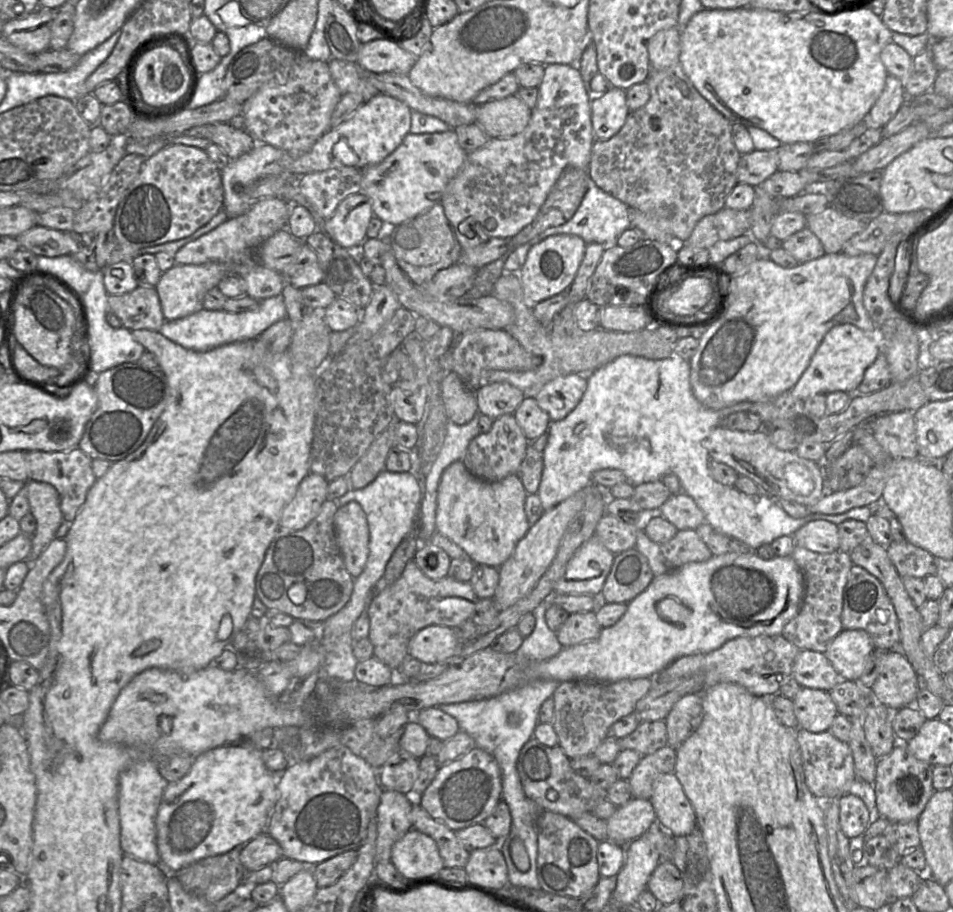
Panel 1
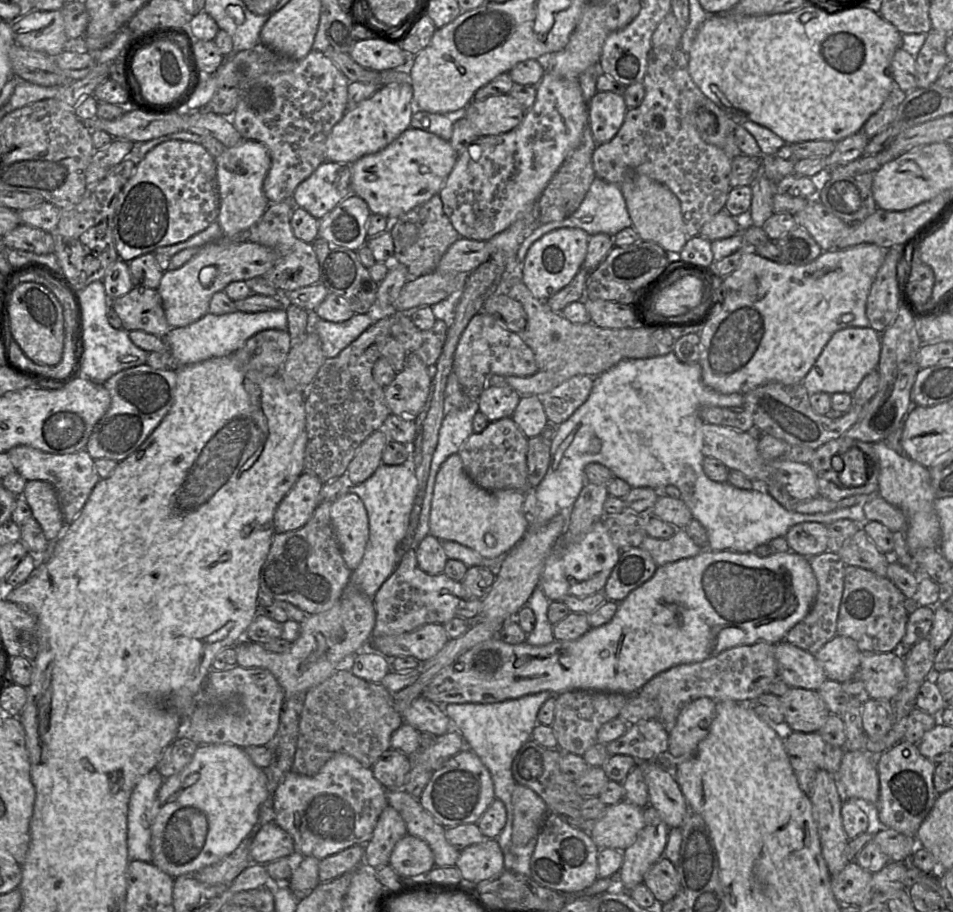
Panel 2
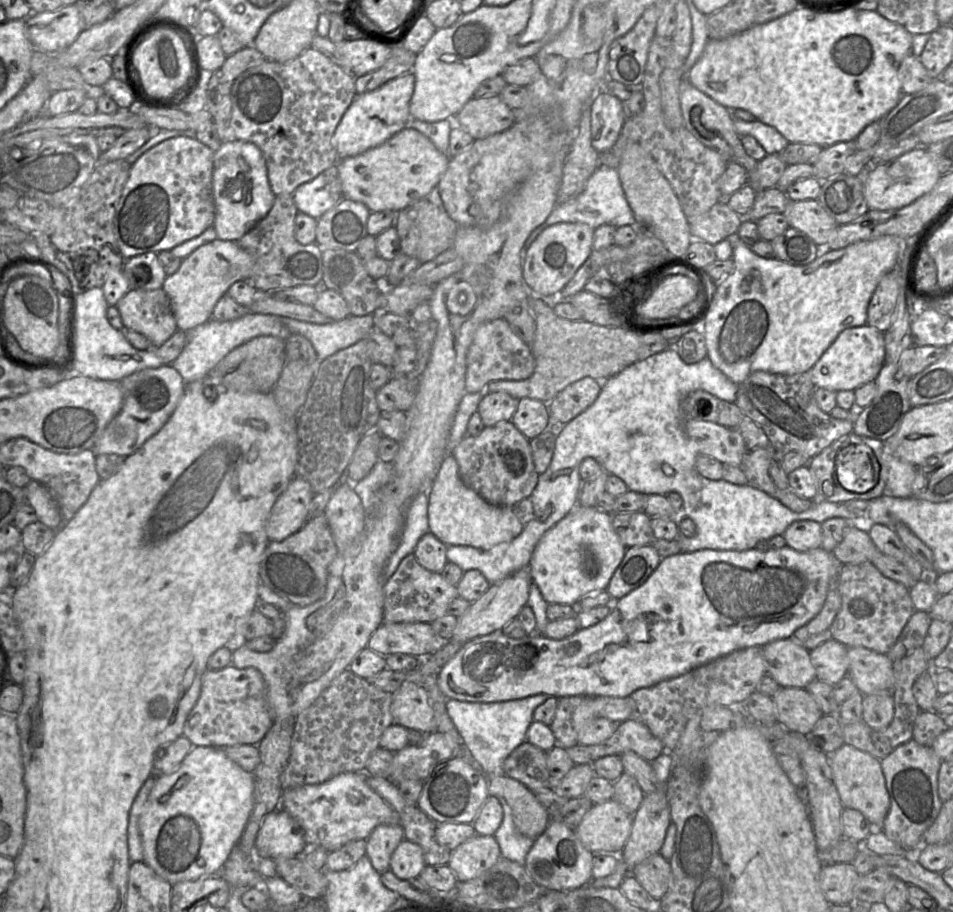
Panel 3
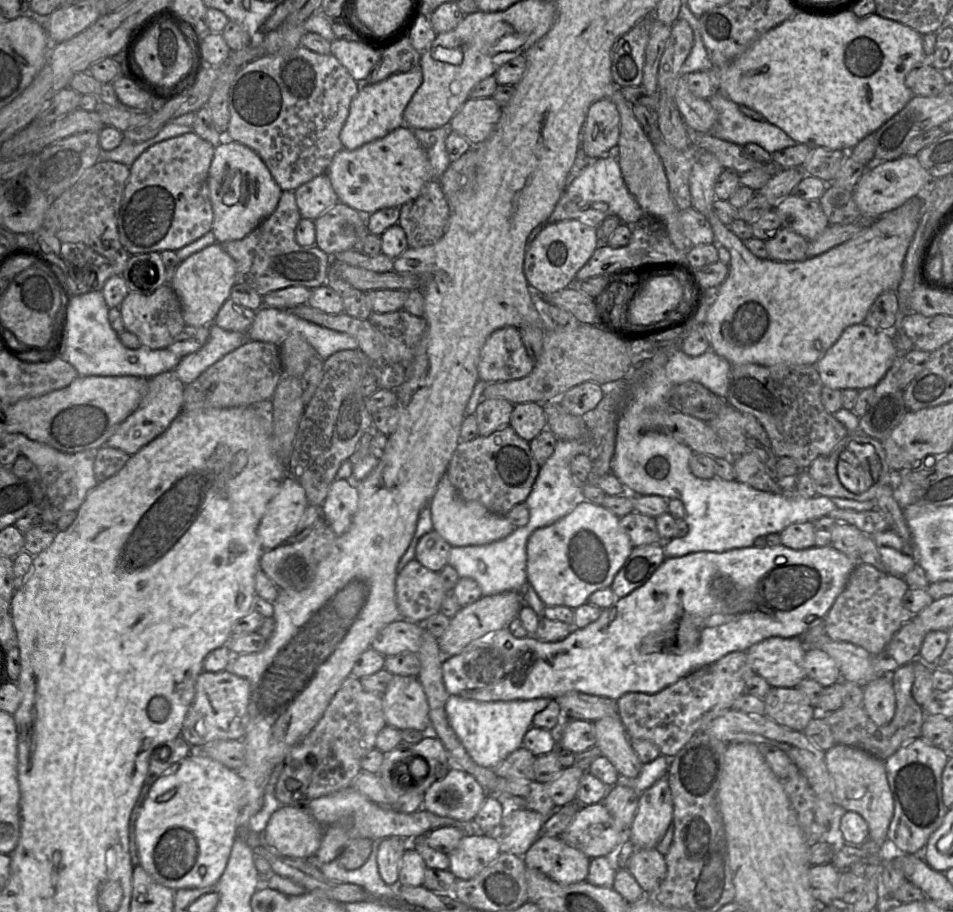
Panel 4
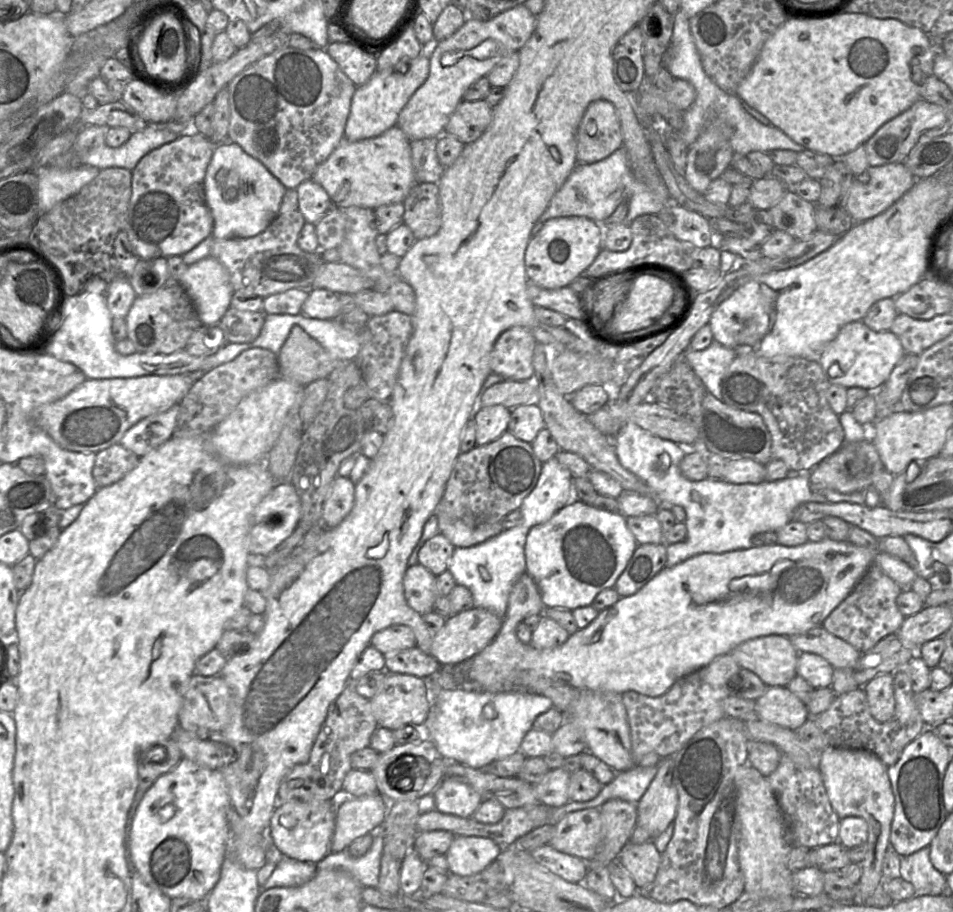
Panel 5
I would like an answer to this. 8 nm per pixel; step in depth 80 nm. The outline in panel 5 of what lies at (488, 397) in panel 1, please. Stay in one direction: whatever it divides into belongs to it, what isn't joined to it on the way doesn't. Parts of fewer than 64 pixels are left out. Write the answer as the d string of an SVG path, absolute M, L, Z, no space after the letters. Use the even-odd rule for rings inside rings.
M502 405L480 408L474 416L476 446L491 443L508 431L510 417L511 410Z

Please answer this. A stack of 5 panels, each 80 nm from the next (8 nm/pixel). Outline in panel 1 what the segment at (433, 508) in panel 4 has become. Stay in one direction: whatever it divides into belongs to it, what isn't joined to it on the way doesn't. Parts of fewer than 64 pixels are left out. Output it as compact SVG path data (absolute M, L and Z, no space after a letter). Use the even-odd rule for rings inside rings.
M455 461L445 469L439 482L436 532L459 546L473 563L499 568L530 528L524 511L526 497L518 474L487 482L473 476L463 461Z

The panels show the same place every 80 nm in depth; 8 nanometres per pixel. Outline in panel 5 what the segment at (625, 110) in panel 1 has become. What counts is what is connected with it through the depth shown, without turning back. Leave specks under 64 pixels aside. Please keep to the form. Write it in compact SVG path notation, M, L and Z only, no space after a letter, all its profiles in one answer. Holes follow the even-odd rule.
M607 100L593 101L577 130L578 163L601 161L620 147L623 147L623 135L615 106Z

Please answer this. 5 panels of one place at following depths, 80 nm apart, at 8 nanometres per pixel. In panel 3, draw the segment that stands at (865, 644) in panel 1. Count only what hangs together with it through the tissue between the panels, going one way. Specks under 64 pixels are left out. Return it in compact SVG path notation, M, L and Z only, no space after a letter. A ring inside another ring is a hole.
M830 639L809 651L816 679L835 685L848 675L848 647Z

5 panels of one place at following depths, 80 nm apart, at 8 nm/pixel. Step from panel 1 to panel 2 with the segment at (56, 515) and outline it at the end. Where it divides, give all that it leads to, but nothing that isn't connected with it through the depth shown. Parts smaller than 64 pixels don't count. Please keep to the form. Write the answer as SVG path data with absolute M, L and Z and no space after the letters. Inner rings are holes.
M30 480L22 493L28 503L32 517L40 524L48 541L55 541L64 531L64 518L54 487L41 480Z

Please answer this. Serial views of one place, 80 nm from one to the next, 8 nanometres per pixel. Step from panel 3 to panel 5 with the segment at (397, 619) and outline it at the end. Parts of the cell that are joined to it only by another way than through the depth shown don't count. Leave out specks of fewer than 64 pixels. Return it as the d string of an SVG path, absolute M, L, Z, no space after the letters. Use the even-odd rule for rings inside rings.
M420 564L412 565L405 571L403 590L407 604L420 615L431 612L439 596L436 576Z

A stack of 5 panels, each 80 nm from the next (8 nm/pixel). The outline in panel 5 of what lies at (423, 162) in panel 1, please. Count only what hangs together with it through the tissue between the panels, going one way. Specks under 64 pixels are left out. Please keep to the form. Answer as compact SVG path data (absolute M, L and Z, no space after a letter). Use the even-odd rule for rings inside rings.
M398 127L383 134L349 141L344 138L311 178L328 193L332 207L359 206L377 209L382 205L403 202L416 184L411 155L411 140Z

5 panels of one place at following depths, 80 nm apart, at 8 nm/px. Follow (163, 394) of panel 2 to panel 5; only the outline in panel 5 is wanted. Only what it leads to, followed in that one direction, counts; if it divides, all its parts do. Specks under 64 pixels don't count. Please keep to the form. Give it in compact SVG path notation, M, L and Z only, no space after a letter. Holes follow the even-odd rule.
M176 404L165 412L143 418L128 429L119 444L143 457L172 437L179 413Z

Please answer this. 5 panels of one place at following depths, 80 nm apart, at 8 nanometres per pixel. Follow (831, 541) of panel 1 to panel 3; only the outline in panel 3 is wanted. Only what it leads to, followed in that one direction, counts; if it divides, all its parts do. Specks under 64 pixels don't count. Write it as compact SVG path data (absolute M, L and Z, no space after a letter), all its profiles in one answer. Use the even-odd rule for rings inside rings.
M812 520L796 521L787 527L782 536L786 546L798 552L817 549L822 542L821 524Z

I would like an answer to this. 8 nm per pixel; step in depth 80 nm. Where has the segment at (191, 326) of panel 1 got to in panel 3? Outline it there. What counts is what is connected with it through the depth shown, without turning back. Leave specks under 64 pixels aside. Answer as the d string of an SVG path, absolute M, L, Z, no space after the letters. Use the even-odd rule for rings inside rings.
M248 312L240 318L230 321L217 321L211 318L195 328L185 331L187 333L186 345L171 365L180 373L185 383L203 379L229 352L252 338L272 335L287 339L291 333L280 318L281 316L278 315L254 312Z

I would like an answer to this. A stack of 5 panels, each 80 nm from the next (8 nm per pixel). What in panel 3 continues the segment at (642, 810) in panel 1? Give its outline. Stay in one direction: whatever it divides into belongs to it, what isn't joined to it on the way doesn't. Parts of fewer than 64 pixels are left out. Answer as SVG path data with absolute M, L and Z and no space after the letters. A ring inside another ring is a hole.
M612 799L594 804L574 830L593 854L619 855L631 834L632 820L633 815Z

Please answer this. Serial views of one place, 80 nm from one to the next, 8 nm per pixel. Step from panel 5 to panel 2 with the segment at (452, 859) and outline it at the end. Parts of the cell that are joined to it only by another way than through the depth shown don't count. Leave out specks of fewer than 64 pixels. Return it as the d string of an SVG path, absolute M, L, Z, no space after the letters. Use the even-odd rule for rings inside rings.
M487 838L461 850L455 866L461 872L462 883L476 885L501 875L505 870L504 855L497 840Z

